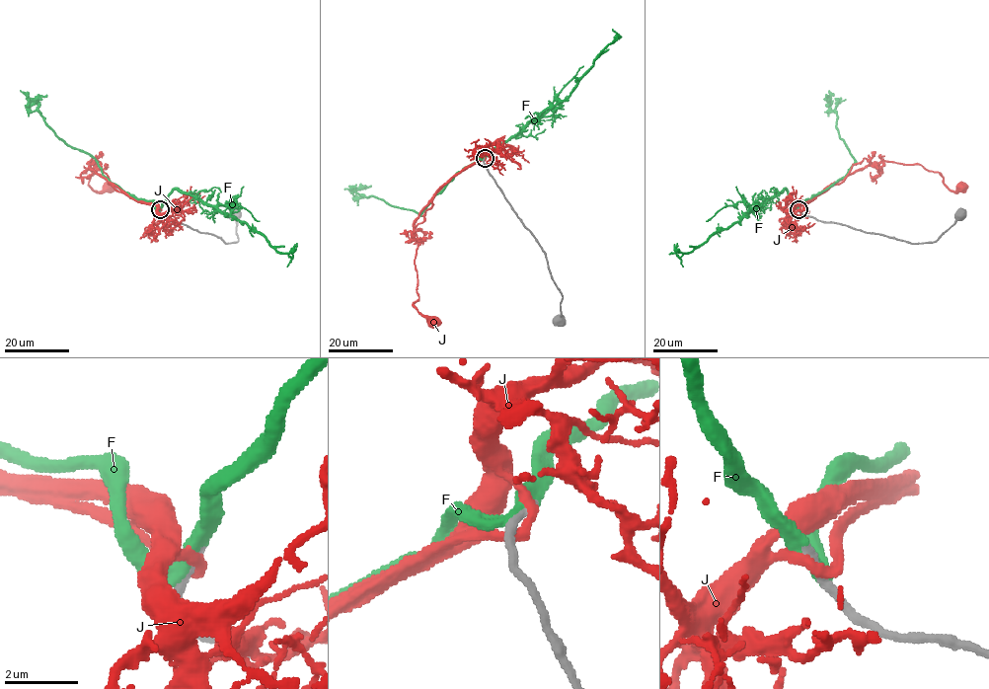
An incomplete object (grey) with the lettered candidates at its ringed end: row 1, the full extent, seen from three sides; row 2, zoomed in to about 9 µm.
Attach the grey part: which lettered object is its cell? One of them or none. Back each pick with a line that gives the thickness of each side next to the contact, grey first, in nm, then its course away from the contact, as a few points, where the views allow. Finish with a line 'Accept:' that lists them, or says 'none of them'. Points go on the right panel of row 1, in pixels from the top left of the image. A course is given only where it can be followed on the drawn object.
F: Thickness 300 nm (grey) against 340 nm. Its course: (798, 210), (801, 201), (834, 184), (854, 162), (839, 136), (837, 114), (825, 96)
Accept: F

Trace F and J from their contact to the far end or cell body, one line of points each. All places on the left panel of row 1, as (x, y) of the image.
F: (160, 210), (151, 201), (137, 199), (113, 184), (94, 159), (67, 146), (40, 114), (29, 109), (46, 96)
J: (161, 209), (129, 197), (89, 166), (94, 161), (90, 164), (94, 173), (89, 185), (98, 191), (107, 188)

